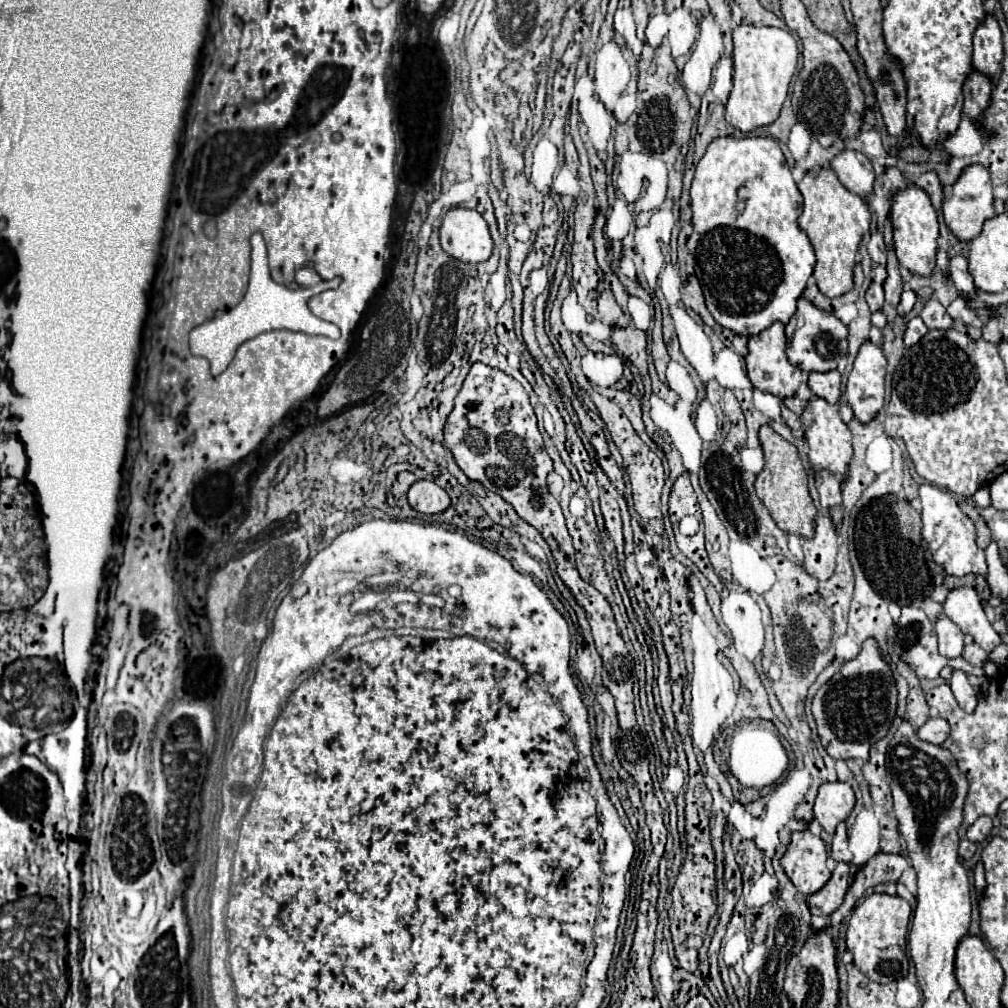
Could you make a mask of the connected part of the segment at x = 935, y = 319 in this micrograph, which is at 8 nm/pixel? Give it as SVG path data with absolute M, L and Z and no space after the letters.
M929 299L925 303L925 307L921 311L921 319L925 321L925 325L929 329L943 329L943 331L947 331L947 329L953 327L953 321L951 321L951 317L947 317L945 307L939 301L935 301L935 299Z

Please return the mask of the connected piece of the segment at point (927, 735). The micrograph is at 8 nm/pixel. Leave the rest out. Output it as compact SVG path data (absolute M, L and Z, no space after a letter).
M933 717L917 733L923 741L933 743L933 745L941 745L949 737L949 723L941 717Z

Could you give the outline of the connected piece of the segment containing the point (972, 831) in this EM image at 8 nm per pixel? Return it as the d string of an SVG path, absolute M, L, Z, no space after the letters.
M981 816L969 829L967 829L967 838L973 843L981 843L985 841L993 829L993 819L989 816Z

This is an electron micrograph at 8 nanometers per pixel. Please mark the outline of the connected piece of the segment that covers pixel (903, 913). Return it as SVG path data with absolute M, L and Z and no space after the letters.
M887 893L869 895L855 907L847 927L847 949L853 953L853 963L875 983L891 983L907 977L907 923L911 907L905 899Z

